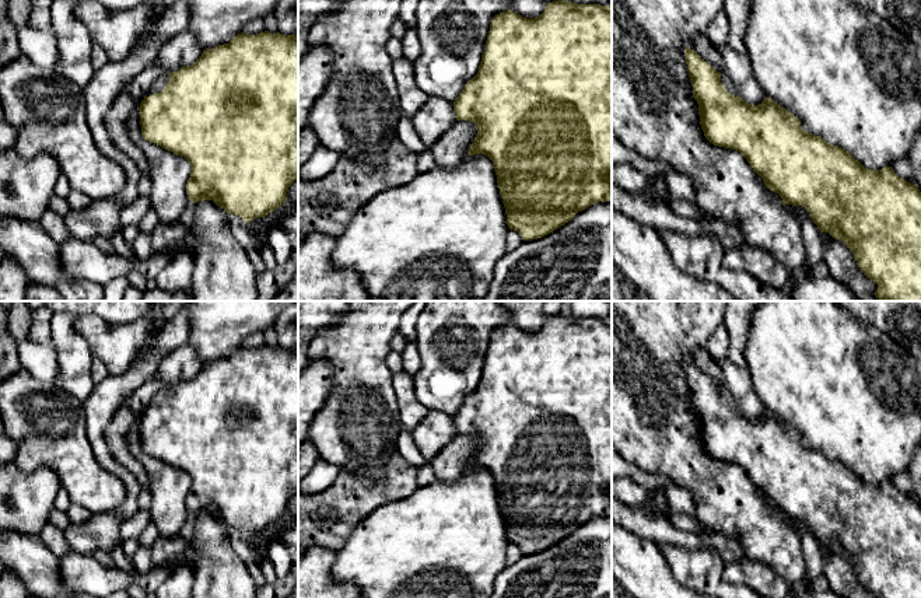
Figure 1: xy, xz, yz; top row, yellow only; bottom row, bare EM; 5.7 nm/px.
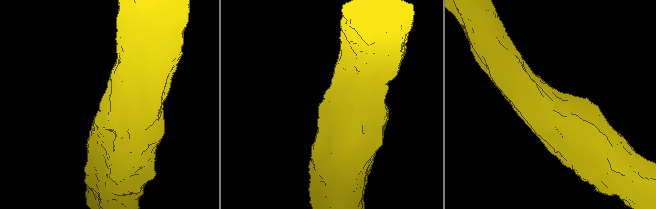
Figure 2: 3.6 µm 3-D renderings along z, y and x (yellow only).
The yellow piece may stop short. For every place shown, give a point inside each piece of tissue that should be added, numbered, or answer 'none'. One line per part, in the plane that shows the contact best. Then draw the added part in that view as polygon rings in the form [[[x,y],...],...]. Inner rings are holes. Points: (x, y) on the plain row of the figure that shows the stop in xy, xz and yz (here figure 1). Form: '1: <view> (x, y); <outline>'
1: xy (161, 395); [[[167,388],[158,389],[146,410],[151,410],[157,406],[161,406],[164,403],[164,401],[168,398],[168,395],[169,395],[169,392]]]

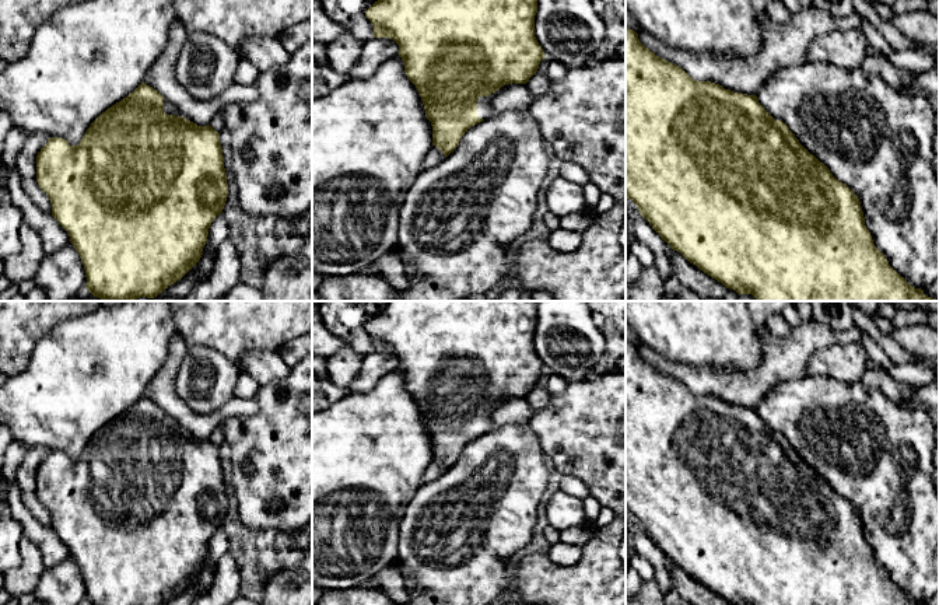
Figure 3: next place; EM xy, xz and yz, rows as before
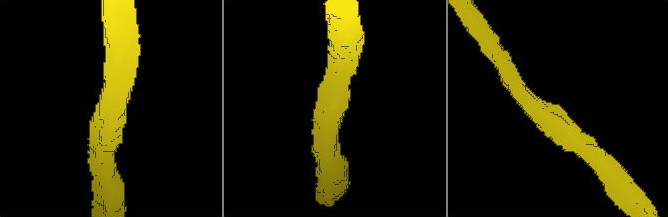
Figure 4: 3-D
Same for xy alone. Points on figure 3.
1: xy (168, 422); [[[164,413],[164,426],[167,429],[175,429],[175,430],[181,430],[178,423],[175,422],[175,419],[172,419],[169,415]]]

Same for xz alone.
1: xz (484, 425); [[[490,409],[488,410],[479,410],[477,412],[477,430],[479,431],[481,431],[481,433],[490,433],[490,431],[494,431],[497,429],[498,429],[498,426],[495,426],[491,422]]]

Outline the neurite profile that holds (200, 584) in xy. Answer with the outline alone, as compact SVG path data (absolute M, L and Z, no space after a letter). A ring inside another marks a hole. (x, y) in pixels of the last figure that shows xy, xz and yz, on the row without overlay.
M203 567L200 574L181 594L168 599L164 605L190 605L210 588L214 574L213 567Z

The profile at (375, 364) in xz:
M371 352L364 356L360 374L347 387L350 394L365 394L390 371L399 367L399 359L389 352Z

